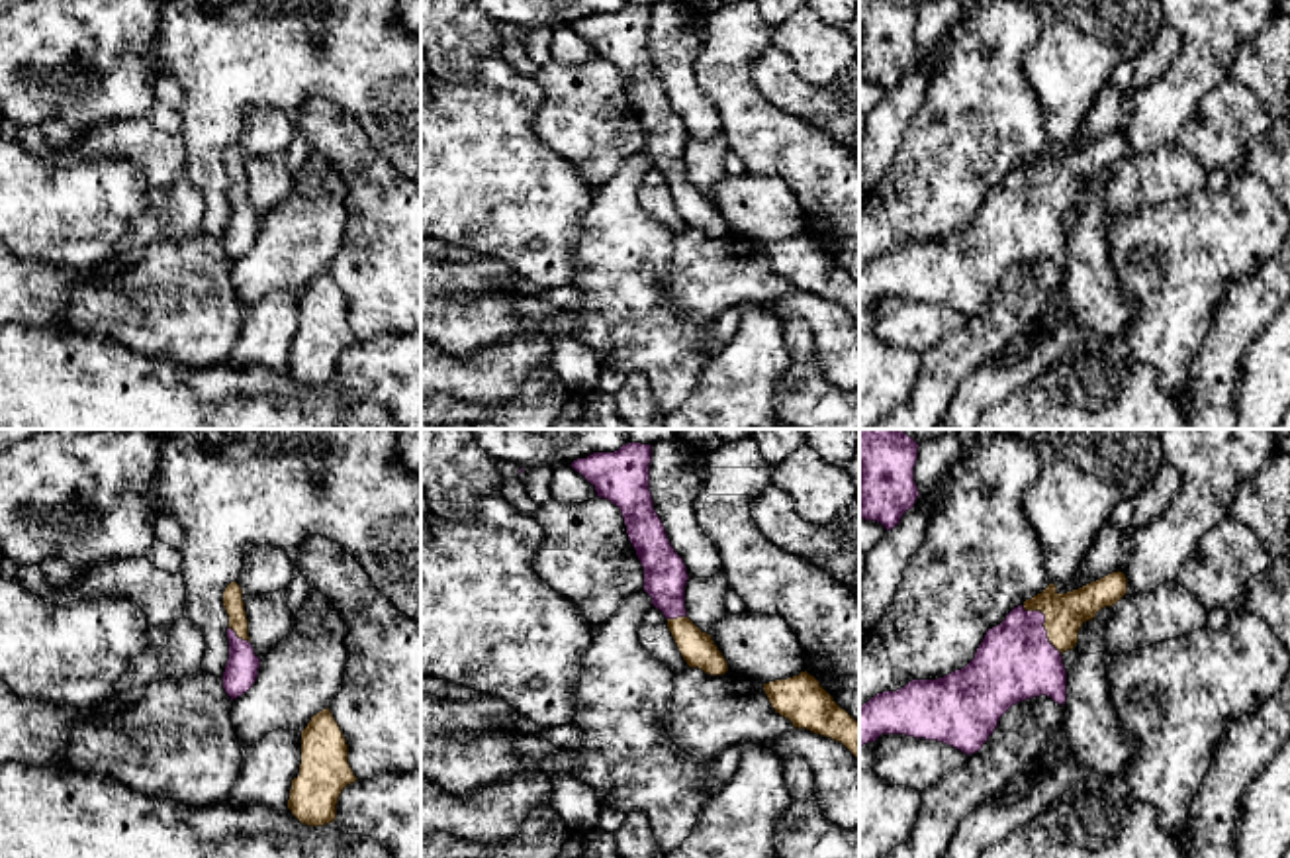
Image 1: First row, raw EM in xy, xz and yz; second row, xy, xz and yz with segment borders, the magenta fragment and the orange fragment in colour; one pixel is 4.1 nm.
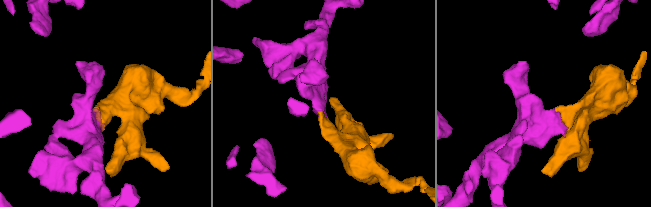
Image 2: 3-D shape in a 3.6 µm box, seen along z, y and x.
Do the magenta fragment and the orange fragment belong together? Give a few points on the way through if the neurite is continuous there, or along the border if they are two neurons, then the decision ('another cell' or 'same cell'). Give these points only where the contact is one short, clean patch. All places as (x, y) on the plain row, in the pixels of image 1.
runs through yz (1014, 224), (1044, 183), (1065, 175); same cell

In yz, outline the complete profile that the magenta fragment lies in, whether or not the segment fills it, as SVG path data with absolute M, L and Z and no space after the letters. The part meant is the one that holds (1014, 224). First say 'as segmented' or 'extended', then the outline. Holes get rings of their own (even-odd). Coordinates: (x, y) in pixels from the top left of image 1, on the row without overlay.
extended | M1120 131L1067 155L1049 145L989 190L965 229L938 241L912 241L859 266L859 308L881 296L906 296L969 317L1012 266L1039 257L1065 266L1061 215L1075 210L1086 182L1126 155L1128 139Z

